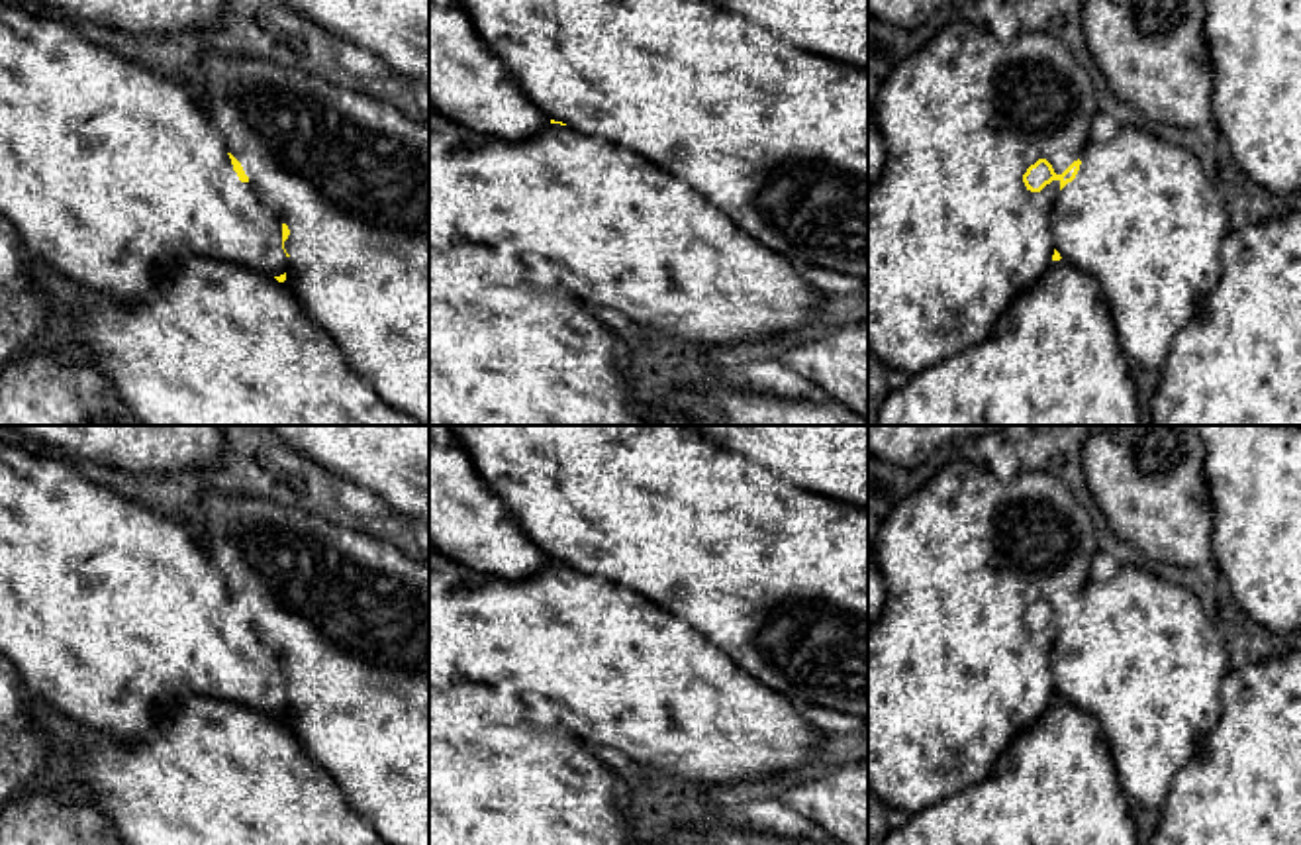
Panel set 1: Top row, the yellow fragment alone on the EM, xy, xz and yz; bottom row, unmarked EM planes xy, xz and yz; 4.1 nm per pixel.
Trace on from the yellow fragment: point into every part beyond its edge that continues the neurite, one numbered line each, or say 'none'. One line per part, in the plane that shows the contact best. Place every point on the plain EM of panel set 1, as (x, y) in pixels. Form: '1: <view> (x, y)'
1: xy (112, 614)

